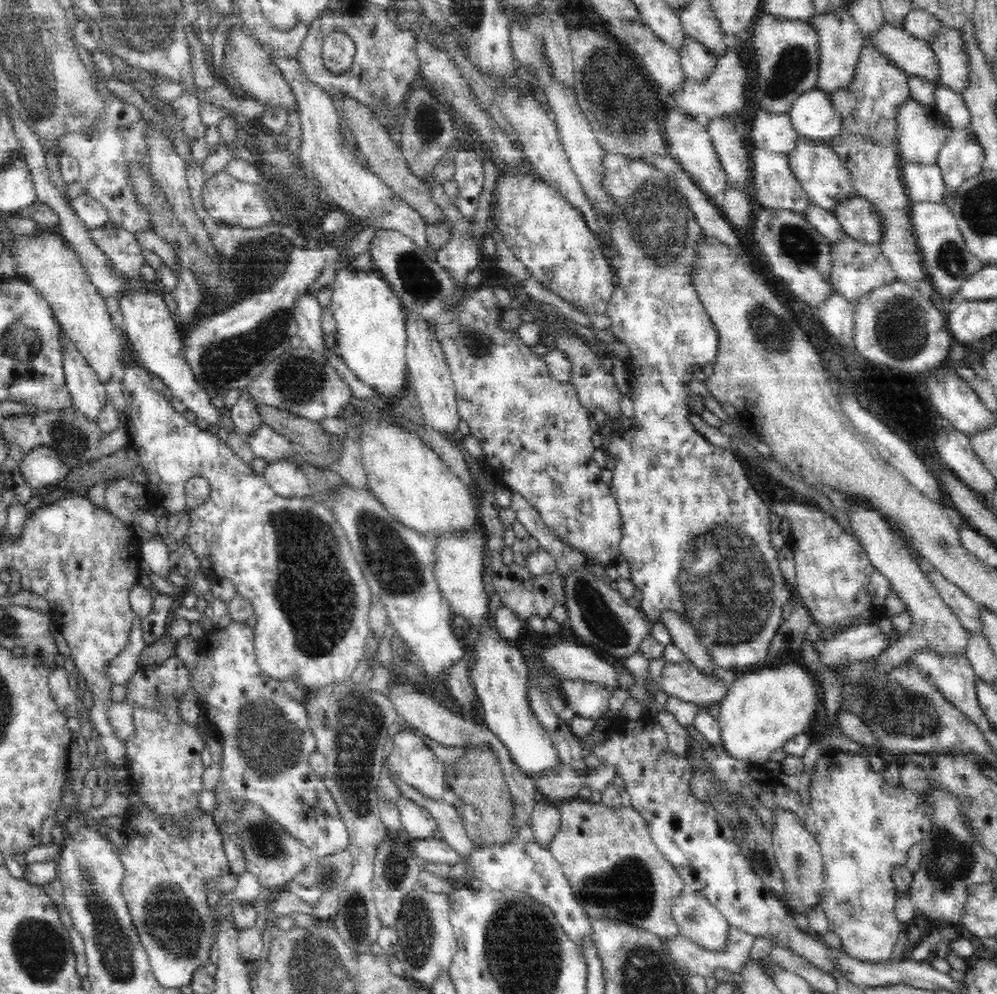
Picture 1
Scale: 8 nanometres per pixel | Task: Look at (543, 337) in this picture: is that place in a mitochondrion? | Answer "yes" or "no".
no

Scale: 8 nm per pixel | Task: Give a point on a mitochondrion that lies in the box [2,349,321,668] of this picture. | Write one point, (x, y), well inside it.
(70, 439)

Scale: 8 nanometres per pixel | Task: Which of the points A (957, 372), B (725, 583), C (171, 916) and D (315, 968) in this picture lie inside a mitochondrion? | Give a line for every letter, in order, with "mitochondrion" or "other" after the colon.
A: other
B: mitochondrion
C: mitochondrion
D: mitochondrion

